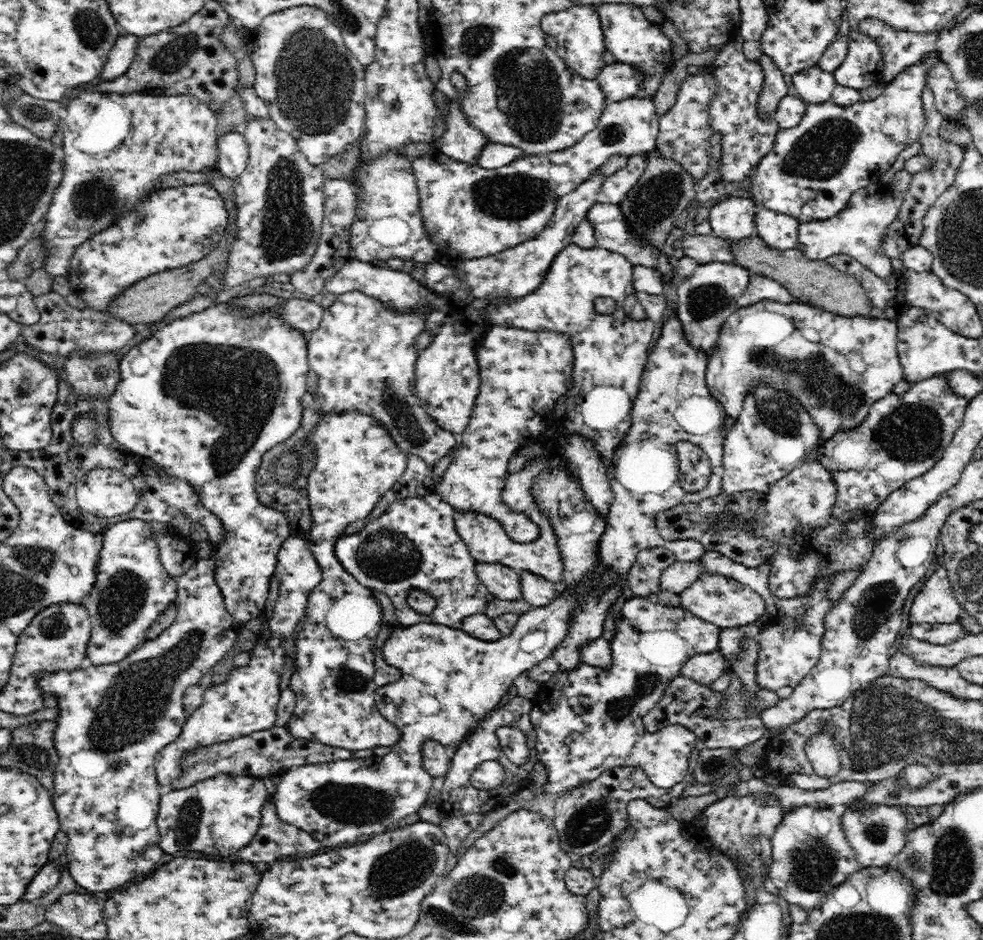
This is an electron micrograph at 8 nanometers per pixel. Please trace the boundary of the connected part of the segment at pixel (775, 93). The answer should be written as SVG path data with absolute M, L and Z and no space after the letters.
M762 53L757 63L762 67L764 84L760 91L756 111L760 119L767 120L775 115L780 100L788 96L788 88L784 81L785 74L767 54Z

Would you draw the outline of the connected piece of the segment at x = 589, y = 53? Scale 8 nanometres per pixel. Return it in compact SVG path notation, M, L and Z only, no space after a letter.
M574 5L562 12L552 12L541 18L541 29L556 38L555 54L562 58L571 70L583 79L594 80L607 65L602 55L607 49L605 35L601 29L600 13L596 5Z

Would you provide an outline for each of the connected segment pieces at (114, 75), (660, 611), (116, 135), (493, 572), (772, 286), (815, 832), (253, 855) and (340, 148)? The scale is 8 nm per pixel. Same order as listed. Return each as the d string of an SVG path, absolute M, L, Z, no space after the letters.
M121 34L109 52L109 59L106 61L100 78L102 82L110 83L120 78L133 64L137 56L138 37L133 34Z
M647 597L626 600L620 614L614 616L616 633L609 641L613 650L611 667L600 668L582 662L574 671L562 671L545 683L539 683L539 693L531 699L530 721L536 733L535 750L538 761L544 764L548 774L547 782L541 789L548 794L560 795L582 783L593 781L604 771L620 767L638 768L656 787L666 789L683 783L690 773L696 735L680 725L664 726L658 732L648 732L643 719L668 690L672 678L681 674L683 664L690 657L718 650L721 629L682 607L652 603Z
M81 90L76 98L65 103L68 116L63 120L63 153L65 176L56 186L46 217L37 229L44 241L43 269L49 276L64 276L70 269L74 248L95 236L142 200L152 189L160 189L160 178L172 172L206 172L220 162L217 147L218 118L208 105L196 96L151 96L146 93L102 93Z
M476 562L476 574L489 594L500 600L518 600L522 597L519 572L503 564Z
M752 274L749 286L737 298L737 304L740 307L747 307L764 299L778 301L782 304L806 303L801 302L800 297L795 298L795 296L792 296L788 289L784 288L779 282L762 275Z
M803 806L789 810L782 817L770 843L774 860L762 885L807 913L812 912L830 890L862 868L845 838L841 817L832 807Z
M268 795L266 802L263 804L261 816L259 818L259 827L255 832L254 838L250 840L250 844L240 848L236 855L246 863L264 863L271 864L278 861L282 857L294 856L297 854L305 855L315 852L321 848L321 842L318 842L305 829L298 828L289 822L284 822L278 817L278 812L273 803L272 796Z
M294 5L292 8L284 8L280 10L280 12L270 13L265 19L262 19L262 22L257 28L246 29L244 37L248 48L247 55L255 66L255 81L253 87L256 91L256 95L266 102L267 108L269 109L269 116L278 128L284 132L288 132L294 140L297 141L298 148L300 148L301 153L309 161L309 164L319 167L326 161L336 157L336 154L346 152L346 150L348 150L348 145L355 144L363 137L366 122L366 67L361 65L360 62L358 62L358 59L345 47L340 28L330 20L330 17L326 15L326 12L318 7L302 5Z

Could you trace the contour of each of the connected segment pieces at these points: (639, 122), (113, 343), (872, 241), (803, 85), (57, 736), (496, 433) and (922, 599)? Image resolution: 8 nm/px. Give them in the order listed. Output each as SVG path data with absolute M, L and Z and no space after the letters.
M638 95L608 103L596 128L573 147L544 155L526 155L498 169L487 170L477 165L458 163L431 146L425 156L412 162L412 167L419 190L423 228L437 250L435 260L442 257L452 261L474 260L478 257L494 256L518 244L532 241L541 229L546 228L557 202L563 196L590 178L614 154L630 157L655 150L660 131L661 122L655 112L654 102Z
M55 291L34 297L33 301L40 313L39 321L33 325L21 325L20 340L24 340L25 344L38 352L60 356L72 352L112 352L128 344L137 333L134 324L128 324L105 311L94 310L88 306L85 309L72 307L66 303L66 297Z
M889 186L861 188L849 200L848 206L832 219L800 223L797 249L809 259L821 261L826 261L830 256L846 254L870 269L878 278L890 278L894 269L890 258L882 253L882 244L887 228L896 220L902 203L903 192Z
M814 66L808 68L808 70L800 71L796 75L792 75L792 84L794 85L795 92L800 94L800 99L806 106L810 106L810 104L831 101L837 81L833 73Z
M214 556L200 558L196 564L190 567L185 575L176 578L178 586L178 598L176 598L175 607L177 608L176 618L166 630L163 630L154 640L146 640L140 648L137 648L132 655L124 660L114 664L85 665L76 671L48 673L42 672L40 678L40 687L44 693L49 692L50 696L56 696L58 718L56 719L56 728L53 730L53 741L58 753L58 764L54 771L54 786L51 795L53 796L53 805L57 809L58 820L60 821L60 830L67 834L68 842L64 854L64 862L68 862L68 872L77 882L78 886L92 892L106 892L121 889L123 884L138 878L146 876L152 870L156 869L156 864L162 860L164 852L160 848L160 832L157 827L157 816L159 813L159 802L161 799L160 784L157 779L157 772L153 766L156 754L167 744L177 739L183 725L187 720L187 713L183 705L183 696L188 687L198 685L200 679L208 670L210 670L219 660L222 660L227 653L232 650L236 642L238 626L234 618L228 613L225 604L225 598L222 597L221 586L217 584L218 561Z
M493 325L477 349L477 361L481 386L470 420L459 436L453 460L441 480L434 484L433 492L440 493L455 510L471 510L477 517L501 521L514 542L534 542L539 535L538 526L502 502L502 489L513 454L530 442L547 443L550 432L560 422L554 416L554 406L570 387L573 343L569 335L557 330Z
M934 571L912 602L910 623L956 624L962 609L954 597L949 578L938 578Z

